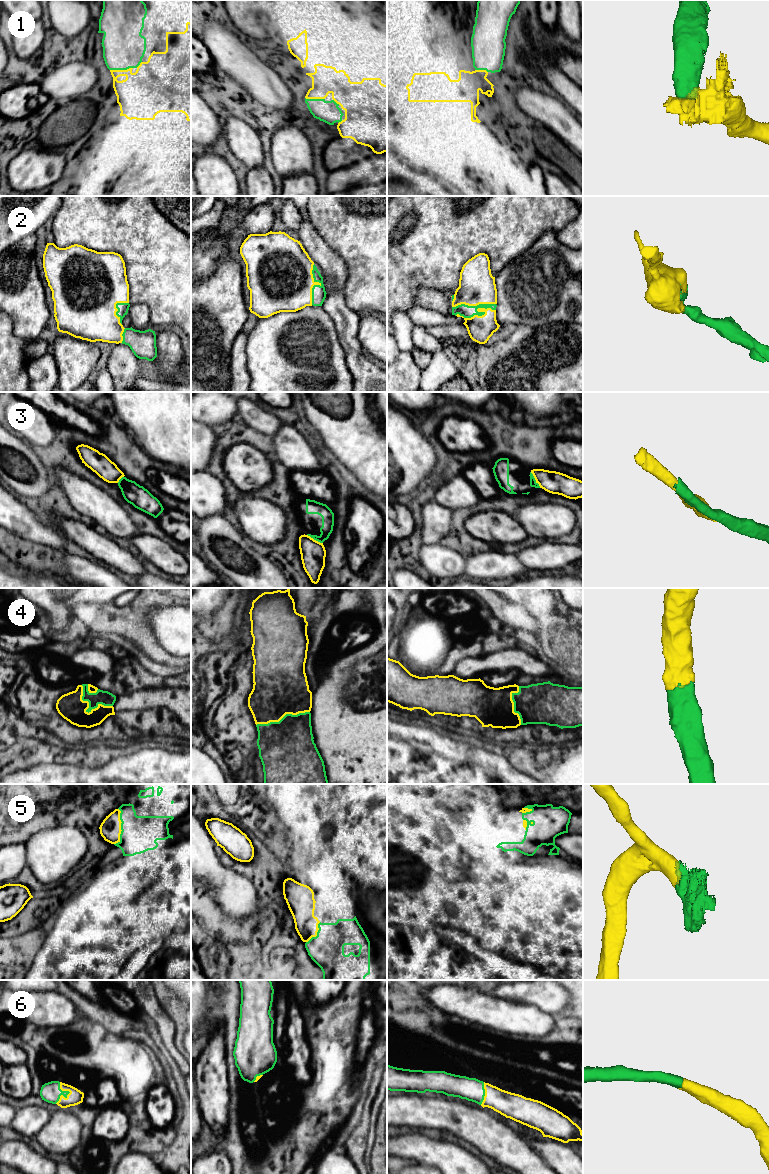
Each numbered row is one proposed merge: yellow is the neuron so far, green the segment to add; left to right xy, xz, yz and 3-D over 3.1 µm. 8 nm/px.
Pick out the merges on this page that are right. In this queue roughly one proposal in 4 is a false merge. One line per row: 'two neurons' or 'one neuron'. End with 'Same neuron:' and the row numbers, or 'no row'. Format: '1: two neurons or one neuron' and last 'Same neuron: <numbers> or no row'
1: one neuron
2: one neuron
3: two neurons
4: one neuron
5: one neuron
6: one neuron
Same neuron: 1, 2, 4, 5, 6

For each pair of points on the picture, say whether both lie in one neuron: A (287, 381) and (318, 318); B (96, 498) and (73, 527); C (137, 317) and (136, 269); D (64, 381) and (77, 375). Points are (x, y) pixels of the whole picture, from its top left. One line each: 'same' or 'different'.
A: same
B: different
C: different
D: same

